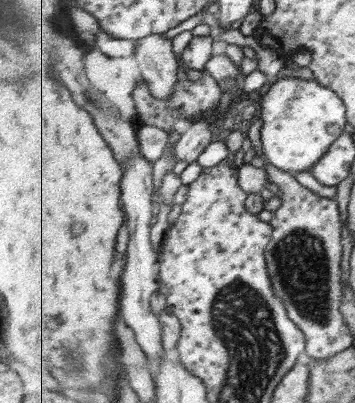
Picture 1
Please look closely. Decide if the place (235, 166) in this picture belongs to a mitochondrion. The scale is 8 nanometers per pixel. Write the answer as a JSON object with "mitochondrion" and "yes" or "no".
{"mitochondrion":"no"}

